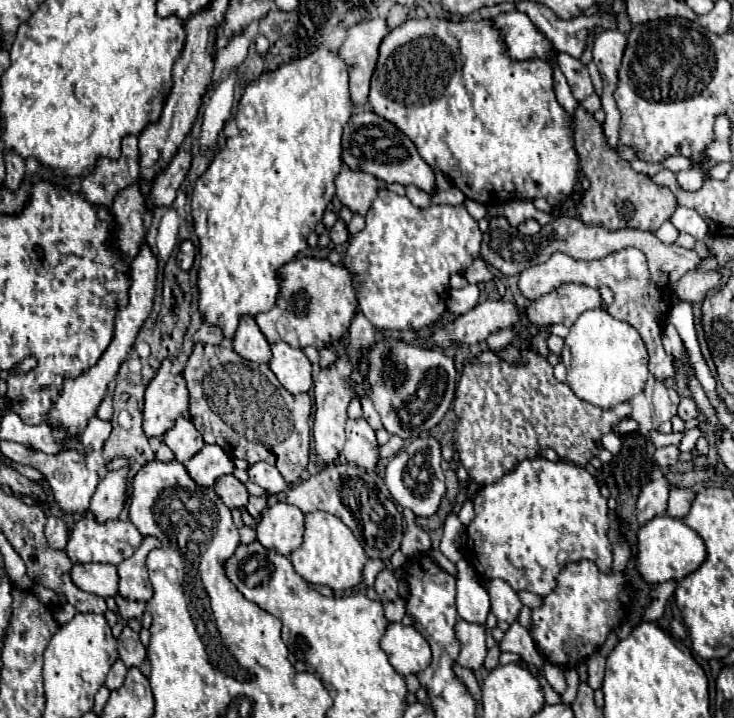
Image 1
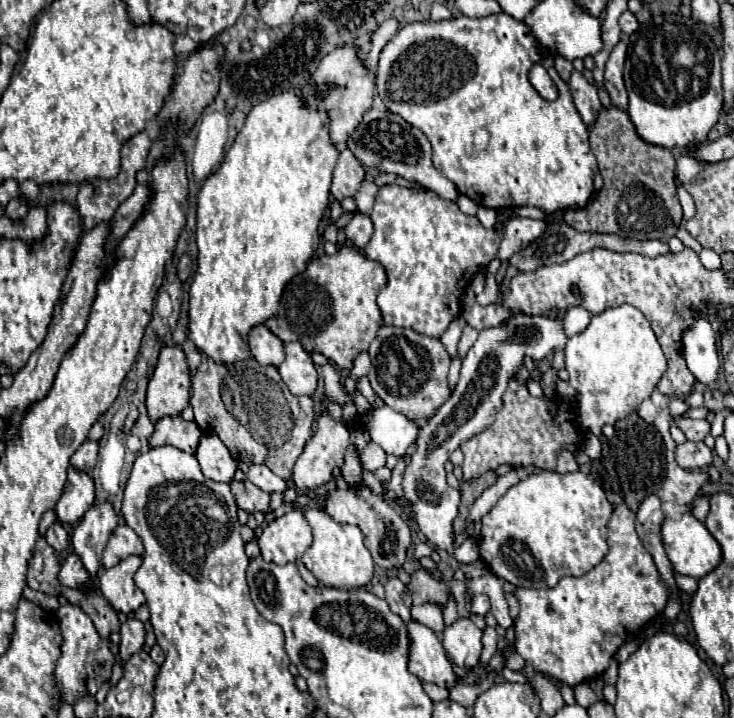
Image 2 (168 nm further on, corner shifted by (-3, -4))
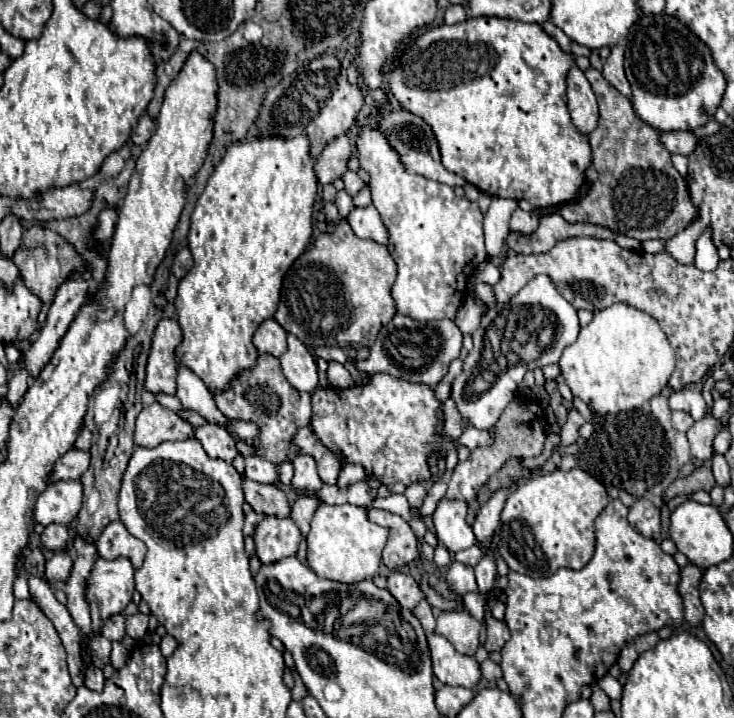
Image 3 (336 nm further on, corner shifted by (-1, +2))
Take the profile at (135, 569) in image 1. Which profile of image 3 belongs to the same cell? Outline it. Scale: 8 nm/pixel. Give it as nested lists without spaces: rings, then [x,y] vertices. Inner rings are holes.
[[[126,556],[114,560],[98,558],[88,578],[88,602],[92,610],[92,630],[100,632],[102,622],[120,614],[134,594],[134,568]]]

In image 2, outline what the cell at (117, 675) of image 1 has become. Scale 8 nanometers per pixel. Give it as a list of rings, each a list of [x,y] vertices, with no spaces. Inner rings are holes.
[[[136,618],[126,620],[120,628],[120,658],[126,662],[134,652],[140,652],[144,648],[144,624]]]

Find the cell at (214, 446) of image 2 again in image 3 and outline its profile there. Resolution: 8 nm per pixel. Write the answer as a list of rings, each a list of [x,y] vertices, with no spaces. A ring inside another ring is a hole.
[[[204,424],[196,430],[194,438],[202,444],[204,452],[210,456],[210,458],[220,458],[224,460],[226,464],[230,464],[234,460],[234,456],[238,454],[236,446],[234,446],[234,440],[232,436],[226,432],[226,428],[218,426],[218,424]]]

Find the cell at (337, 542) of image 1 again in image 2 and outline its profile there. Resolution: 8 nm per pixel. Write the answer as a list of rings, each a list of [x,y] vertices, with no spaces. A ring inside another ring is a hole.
[[[318,508],[306,510],[304,518],[312,528],[314,542],[304,552],[302,562],[318,578],[318,582],[332,586],[332,588],[346,588],[346,590],[368,586],[372,580],[372,574],[374,574],[374,560],[372,560],[368,548],[364,546],[364,536],[360,532],[360,528],[350,526],[350,524],[340,524]]]

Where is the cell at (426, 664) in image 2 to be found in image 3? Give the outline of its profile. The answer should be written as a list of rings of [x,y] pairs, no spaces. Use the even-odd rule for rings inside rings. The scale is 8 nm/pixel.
[[[428,634],[428,648],[434,676],[448,686],[474,688],[480,680],[480,664],[472,656],[462,656],[440,634]]]

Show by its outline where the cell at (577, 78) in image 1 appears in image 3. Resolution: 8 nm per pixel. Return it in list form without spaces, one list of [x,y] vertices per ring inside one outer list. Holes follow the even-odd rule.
[[[572,66],[568,70],[566,86],[568,112],[572,116],[572,122],[582,134],[588,136],[598,124],[598,104],[590,88],[590,82],[586,80],[584,72],[578,66]]]

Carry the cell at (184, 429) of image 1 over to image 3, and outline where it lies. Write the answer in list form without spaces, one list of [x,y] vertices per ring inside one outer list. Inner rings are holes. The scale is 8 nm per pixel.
[[[154,402],[136,418],[134,442],[138,446],[158,446],[164,440],[188,440],[194,436],[192,426],[176,412]]]

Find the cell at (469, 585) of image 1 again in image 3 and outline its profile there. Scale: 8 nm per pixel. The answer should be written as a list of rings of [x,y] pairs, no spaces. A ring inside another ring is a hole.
[[[484,554],[480,564],[474,568],[474,572],[476,572],[476,580],[478,580],[478,592],[480,594],[490,592],[492,586],[494,586],[494,580],[496,580],[494,554]]]

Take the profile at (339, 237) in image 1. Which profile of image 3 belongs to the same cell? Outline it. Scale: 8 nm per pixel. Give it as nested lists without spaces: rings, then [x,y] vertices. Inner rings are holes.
[[[374,206],[354,208],[346,220],[358,238],[386,244],[386,228],[382,226],[382,220],[378,218],[378,210],[374,210]]]

